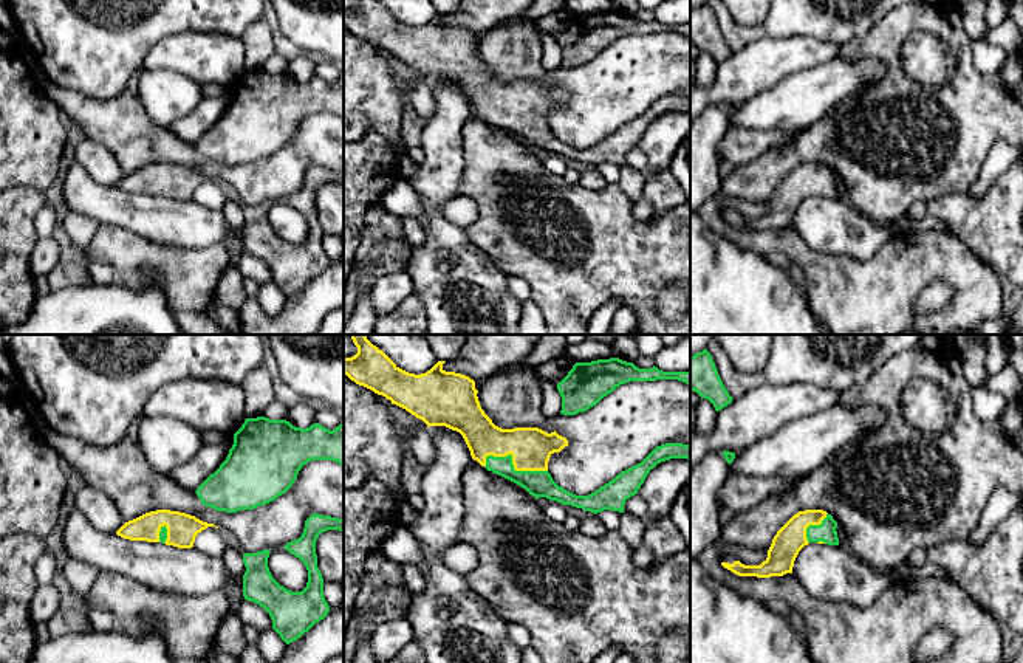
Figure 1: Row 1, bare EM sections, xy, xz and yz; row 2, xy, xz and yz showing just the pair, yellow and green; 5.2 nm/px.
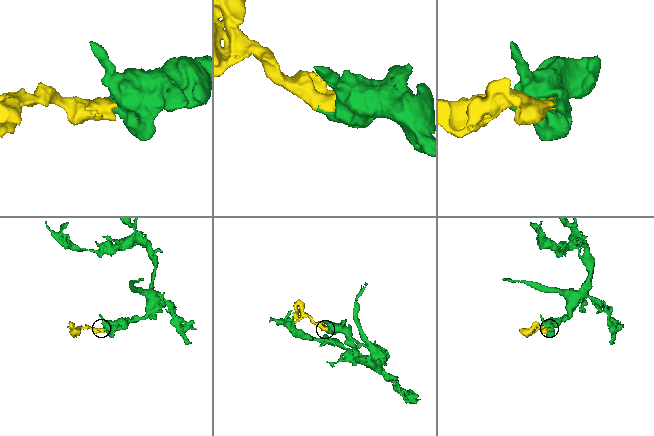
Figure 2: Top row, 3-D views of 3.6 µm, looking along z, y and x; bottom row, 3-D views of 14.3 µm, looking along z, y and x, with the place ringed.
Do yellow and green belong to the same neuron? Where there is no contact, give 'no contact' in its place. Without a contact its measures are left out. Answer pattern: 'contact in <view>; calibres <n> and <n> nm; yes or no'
contact in xz; calibres 220 and 140 nm; yes

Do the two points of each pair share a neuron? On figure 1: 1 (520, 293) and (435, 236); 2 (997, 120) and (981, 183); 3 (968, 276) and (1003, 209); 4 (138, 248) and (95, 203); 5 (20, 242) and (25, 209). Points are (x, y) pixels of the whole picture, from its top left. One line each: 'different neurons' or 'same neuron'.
1: different neurons
2: different neurons
3: different neurons
4: different neurons
5: same neuron

